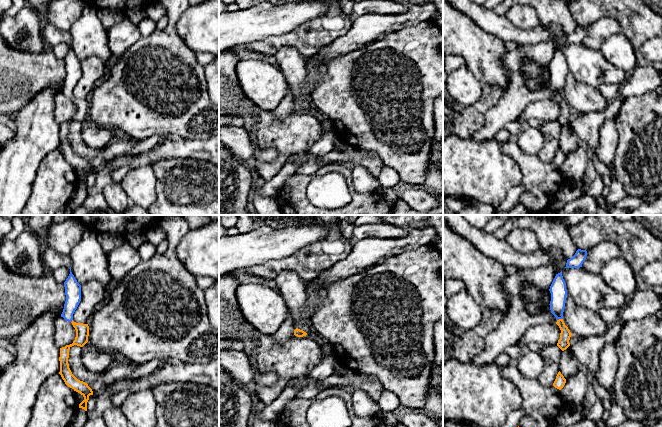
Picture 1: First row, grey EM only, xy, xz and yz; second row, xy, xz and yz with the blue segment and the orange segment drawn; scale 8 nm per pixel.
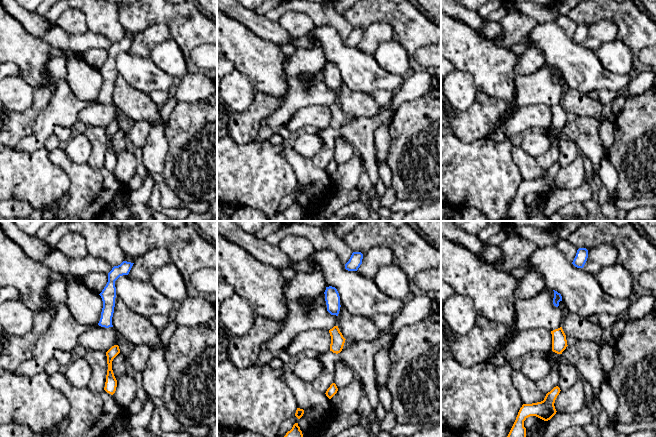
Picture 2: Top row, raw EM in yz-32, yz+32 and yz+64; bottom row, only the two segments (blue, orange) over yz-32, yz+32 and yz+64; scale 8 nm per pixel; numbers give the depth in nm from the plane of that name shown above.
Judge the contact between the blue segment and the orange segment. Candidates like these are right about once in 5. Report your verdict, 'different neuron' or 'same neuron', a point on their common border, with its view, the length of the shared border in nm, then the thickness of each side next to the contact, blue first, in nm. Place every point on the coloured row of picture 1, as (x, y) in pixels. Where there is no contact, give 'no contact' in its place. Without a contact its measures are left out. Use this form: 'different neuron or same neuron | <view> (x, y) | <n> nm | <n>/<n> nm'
same neuron | yz (559, 318) | 40 nm | 130/100 nm

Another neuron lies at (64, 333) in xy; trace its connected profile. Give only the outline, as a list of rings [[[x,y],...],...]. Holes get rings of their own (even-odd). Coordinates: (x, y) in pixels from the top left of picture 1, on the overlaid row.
[[[59,316],[54,322],[54,342],[58,348],[73,343],[76,337],[76,330],[71,322]]]

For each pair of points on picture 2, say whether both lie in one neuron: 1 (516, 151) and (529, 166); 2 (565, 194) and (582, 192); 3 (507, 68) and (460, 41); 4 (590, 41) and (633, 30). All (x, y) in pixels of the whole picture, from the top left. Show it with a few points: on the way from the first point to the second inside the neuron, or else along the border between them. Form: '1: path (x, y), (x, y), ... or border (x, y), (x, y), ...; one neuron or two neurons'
1: path (518, 155), (525, 162); one neuron
2: path (569, 194), (578, 194); one neuron
3: path (495, 68), (472, 49); one neuron
4: border (596, 23), (611, 20), (617, 27), (617, 38); two neurons

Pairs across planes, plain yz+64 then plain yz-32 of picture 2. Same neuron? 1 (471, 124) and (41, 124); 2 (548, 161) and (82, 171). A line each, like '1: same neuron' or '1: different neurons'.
1: different neurons
2: different neurons

